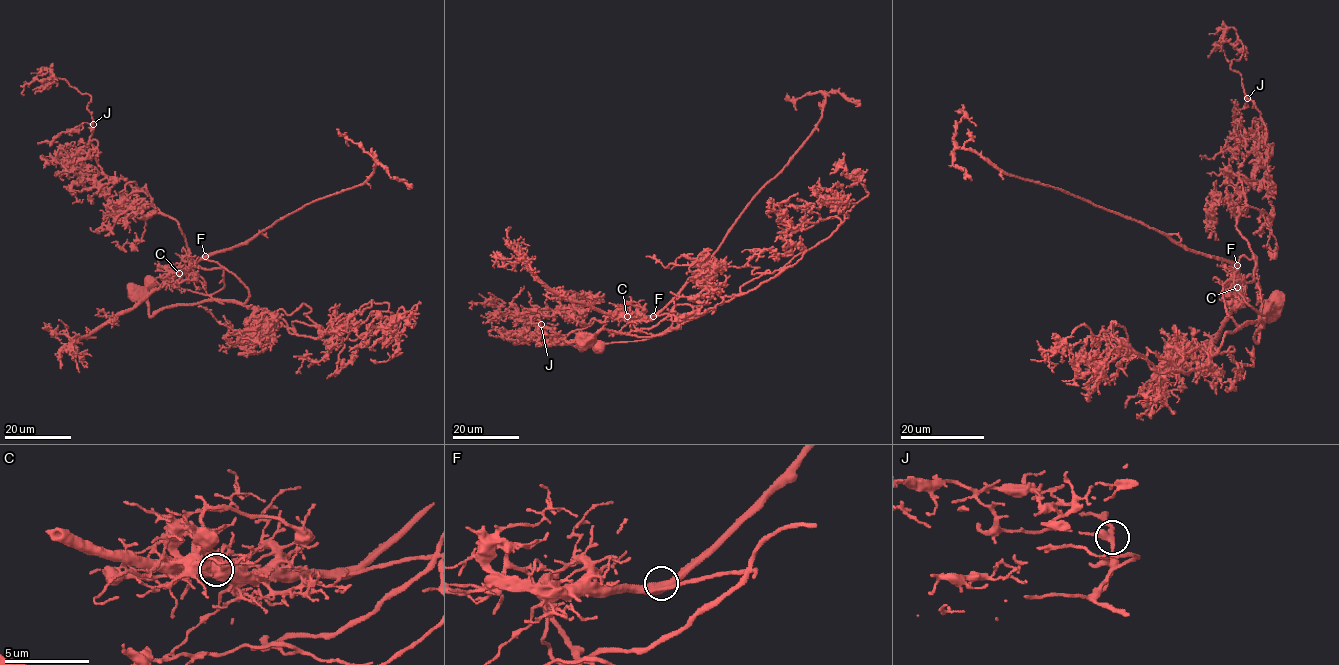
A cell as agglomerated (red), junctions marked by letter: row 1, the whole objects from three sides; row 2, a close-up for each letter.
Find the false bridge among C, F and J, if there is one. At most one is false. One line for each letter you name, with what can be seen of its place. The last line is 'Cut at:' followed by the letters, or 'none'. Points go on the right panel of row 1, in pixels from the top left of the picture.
C: Place: (1237, 287)
Cut at: C

